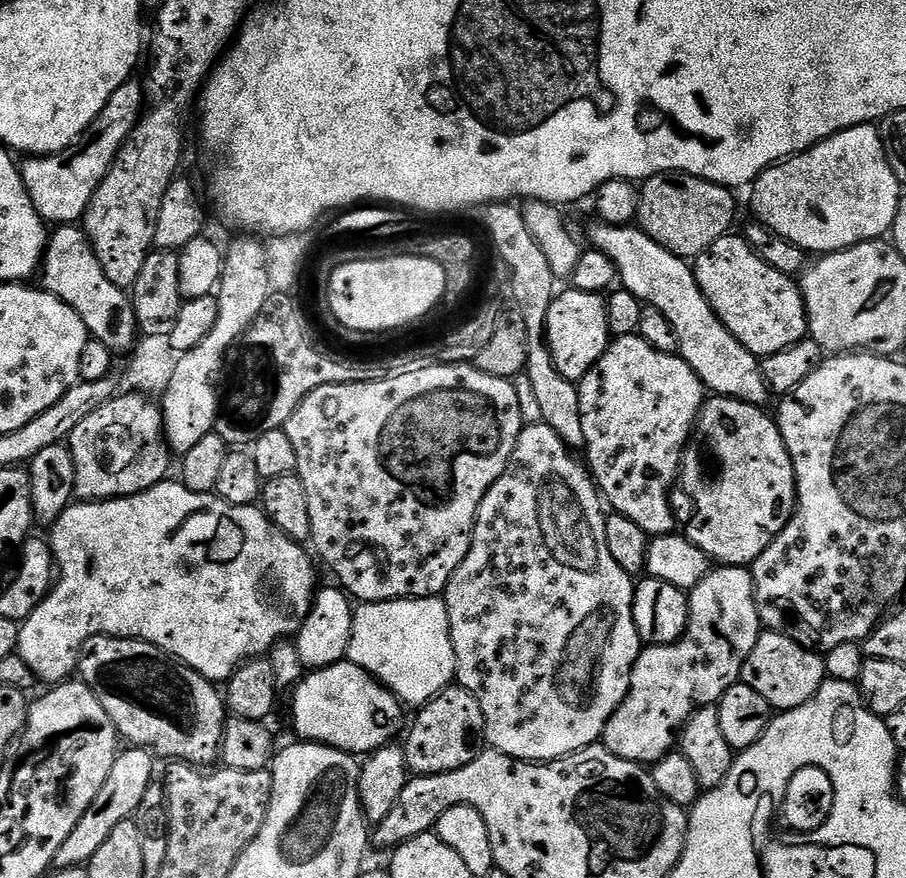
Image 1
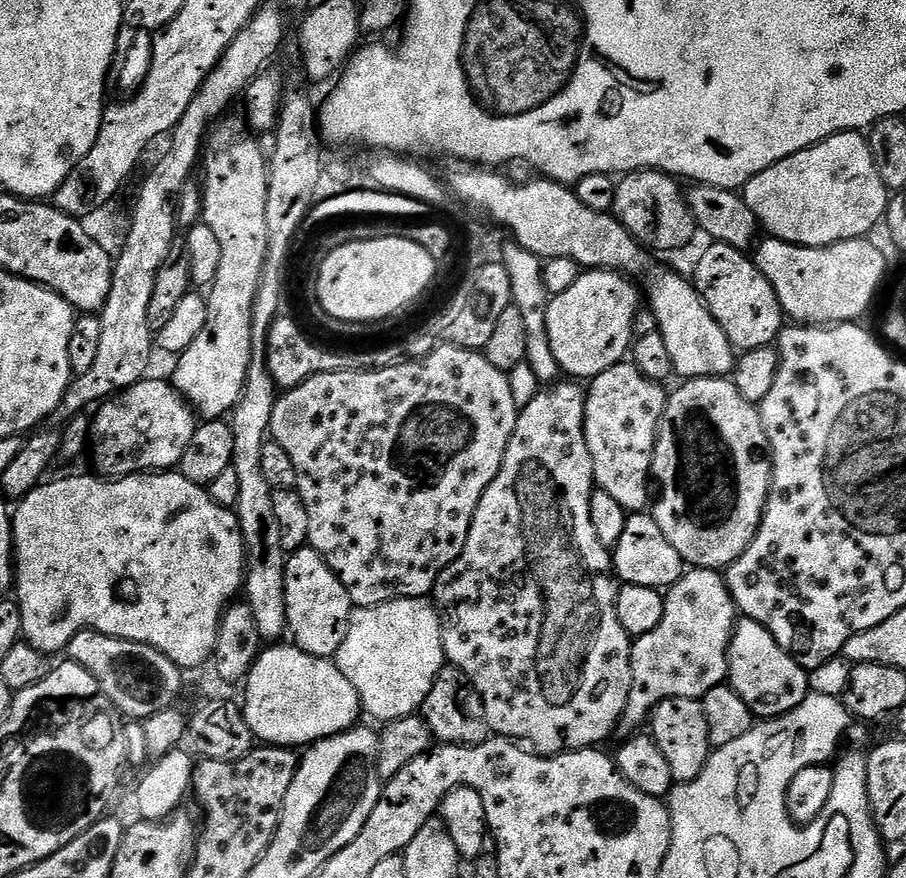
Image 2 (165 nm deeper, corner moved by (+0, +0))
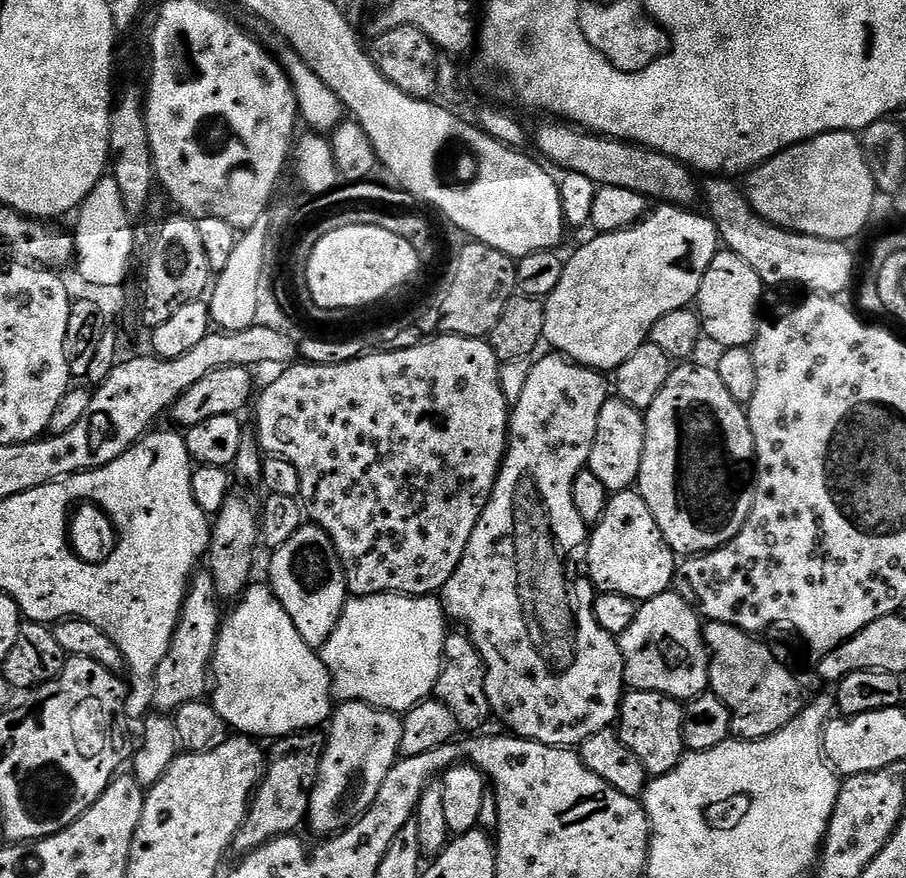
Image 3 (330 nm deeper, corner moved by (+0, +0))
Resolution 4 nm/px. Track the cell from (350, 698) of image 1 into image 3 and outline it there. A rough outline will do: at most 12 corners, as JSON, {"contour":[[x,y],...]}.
{"contour":[[271,587],[223,617],[210,703],[229,729],[329,723],[332,675]]}

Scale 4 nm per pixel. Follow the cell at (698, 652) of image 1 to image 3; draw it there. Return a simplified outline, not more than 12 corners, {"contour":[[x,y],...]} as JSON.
{"contour":[[679,592],[618,637],[629,689],[709,691],[702,617]]}

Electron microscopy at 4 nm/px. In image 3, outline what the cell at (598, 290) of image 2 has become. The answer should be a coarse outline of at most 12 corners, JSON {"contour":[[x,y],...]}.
{"contour":[[661,203],[593,235],[544,300],[544,340],[614,370],[689,307],[721,247]]}

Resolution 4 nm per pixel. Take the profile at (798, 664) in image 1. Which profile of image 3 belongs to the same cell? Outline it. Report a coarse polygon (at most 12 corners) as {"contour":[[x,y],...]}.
{"contour":[[704,624],[710,690],[732,736],[764,740],[800,712],[796,676],[757,638]]}

